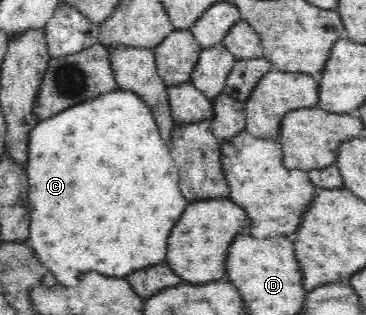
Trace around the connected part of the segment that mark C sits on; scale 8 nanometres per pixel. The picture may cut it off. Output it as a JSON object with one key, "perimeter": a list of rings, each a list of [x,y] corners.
{"perimeter":[[[114,89],[96,98],[88,99],[86,102],[80,102],[76,106],[70,106],[70,109],[62,110],[62,112],[58,112],[51,118],[38,121],[38,124],[29,132],[28,160],[25,172],[27,173],[29,188],[28,206],[30,217],[29,237],[26,243],[34,249],[42,265],[58,278],[60,284],[76,286],[80,272],[86,272],[86,270],[96,270],[96,272],[106,274],[106,276],[124,278],[128,272],[144,269],[144,266],[166,263],[168,234],[172,230],[172,226],[182,216],[188,202],[180,194],[179,173],[169,145],[161,137],[151,109],[136,93],[124,89]]]}

